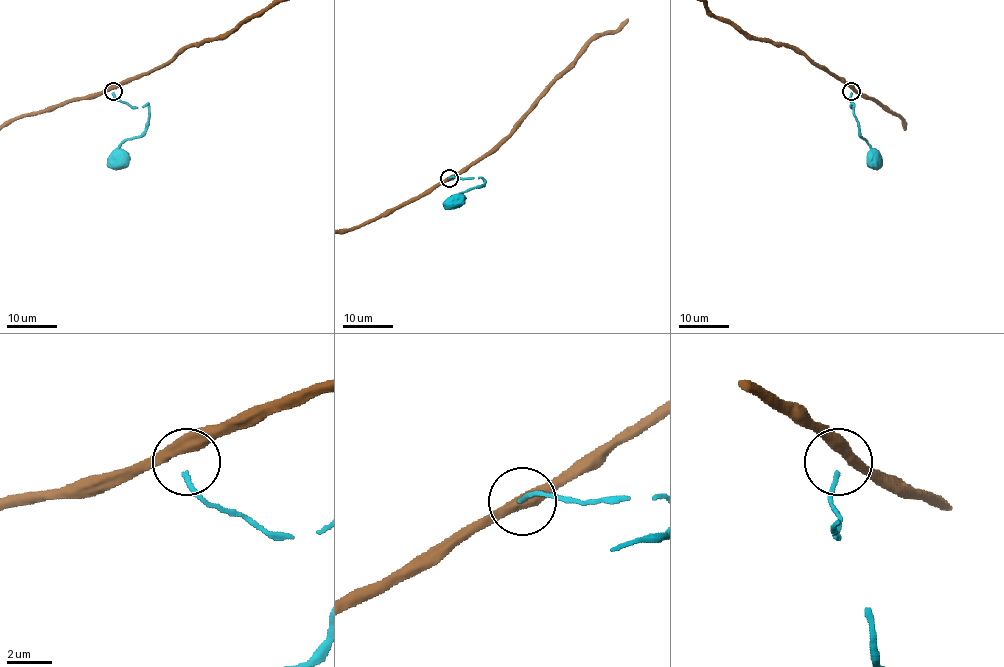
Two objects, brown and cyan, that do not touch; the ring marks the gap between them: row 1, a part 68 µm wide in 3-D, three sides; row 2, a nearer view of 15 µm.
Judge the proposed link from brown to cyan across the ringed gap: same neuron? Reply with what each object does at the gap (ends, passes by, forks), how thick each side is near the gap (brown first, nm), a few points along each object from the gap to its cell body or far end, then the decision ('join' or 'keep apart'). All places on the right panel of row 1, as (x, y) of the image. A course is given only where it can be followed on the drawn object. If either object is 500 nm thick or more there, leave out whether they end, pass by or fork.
500 nm thick on the brown side, 180 nm on the other; cyan runs (851, 93), (850, 107), (851, 104), (860, 135), (873, 157); keep apart

